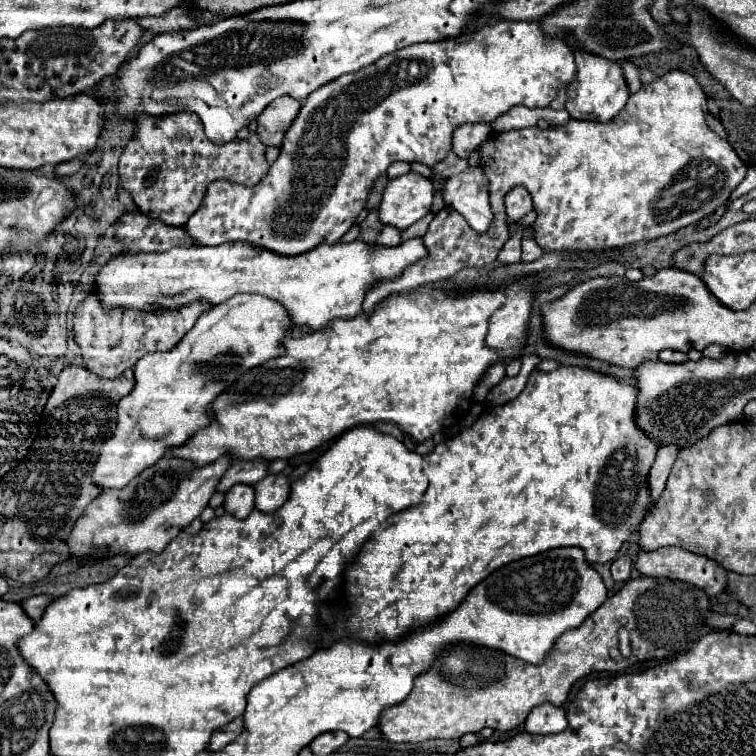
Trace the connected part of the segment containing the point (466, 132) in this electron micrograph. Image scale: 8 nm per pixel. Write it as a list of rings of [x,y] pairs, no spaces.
[[[465,124],[459,130],[455,130],[453,134],[453,152],[461,158],[469,158],[469,154],[473,150],[477,150],[481,146],[481,142],[485,142],[485,138],[489,138],[491,134],[491,124]]]

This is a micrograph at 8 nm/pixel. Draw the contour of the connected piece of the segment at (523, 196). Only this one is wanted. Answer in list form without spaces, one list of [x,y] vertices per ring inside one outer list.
[[[517,186],[513,190],[509,190],[509,194],[505,196],[505,208],[507,208],[507,220],[513,222],[513,220],[519,220],[523,218],[529,210],[533,210],[533,202],[531,202],[531,196],[527,194],[525,186]]]

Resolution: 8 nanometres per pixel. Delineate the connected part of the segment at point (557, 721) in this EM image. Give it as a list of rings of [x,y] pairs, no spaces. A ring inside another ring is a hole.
[[[551,704],[533,708],[525,720],[525,730],[531,734],[555,734],[563,732],[567,726],[569,724],[565,718],[565,710]]]

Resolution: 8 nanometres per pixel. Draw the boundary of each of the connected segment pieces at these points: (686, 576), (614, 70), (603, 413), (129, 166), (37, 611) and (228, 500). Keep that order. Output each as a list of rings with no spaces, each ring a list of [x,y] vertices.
[[[661,548],[641,552],[637,556],[637,570],[641,574],[655,574],[673,580],[683,580],[705,590],[707,596],[717,596],[727,588],[727,570],[717,566],[711,558],[689,554],[681,548]]]
[[[573,34],[569,36],[569,46],[575,50],[575,64],[577,64],[577,80],[569,86],[569,100],[567,100],[567,112],[571,118],[577,120],[597,120],[597,122],[609,122],[615,118],[629,100],[629,88],[625,82],[623,68],[617,60],[607,60],[601,56],[595,56],[591,52],[583,52],[581,46],[577,46],[577,40]]]
[[[559,366],[553,372],[541,372],[535,368],[527,380],[525,390],[515,400],[511,400],[503,406],[493,406],[493,408],[485,410],[471,428],[439,442],[433,448],[433,452],[423,456],[423,472],[429,480],[429,488],[423,496],[423,502],[389,516],[383,532],[371,536],[369,542],[363,544],[355,562],[345,570],[345,588],[343,588],[345,608],[335,610],[335,612],[331,608],[321,610],[323,622],[327,622],[331,626],[331,640],[327,640],[325,644],[333,644],[341,638],[357,638],[357,640],[367,640],[367,642],[375,642],[381,638],[399,640],[401,634],[413,630],[415,626],[433,622],[435,618],[457,608],[459,602],[467,596],[467,592],[473,586],[477,586],[483,578],[487,578],[493,570],[497,570],[513,560],[521,560],[525,556],[535,556],[535,554],[541,554],[551,548],[579,546],[585,550],[585,558],[591,564],[611,562],[617,556],[621,544],[639,530],[641,522],[645,520],[645,516],[649,512],[651,494],[649,494],[647,478],[649,478],[649,470],[653,466],[653,458],[659,450],[657,442],[653,442],[635,422],[635,400],[637,400],[637,388],[633,384],[621,384],[615,376],[595,372],[585,366]]]
[[[175,112],[161,118],[139,114],[135,118],[135,128],[137,132],[119,160],[121,186],[133,196],[133,202],[143,214],[167,224],[185,224],[201,206],[207,186],[213,180],[255,186],[267,176],[267,146],[257,138],[257,132],[253,132],[249,140],[233,140],[215,146],[205,138],[201,120],[193,112]]]
[[[39,594],[39,596],[31,596],[31,598],[23,600],[21,604],[23,604],[25,612],[33,616],[33,620],[39,620],[39,618],[43,616],[45,608],[47,608],[47,606],[49,606],[51,602],[53,602],[53,598],[51,598],[51,596],[45,596],[45,594]]]
[[[237,484],[225,496],[225,510],[231,512],[235,518],[247,518],[255,508],[255,490],[253,486]]]

